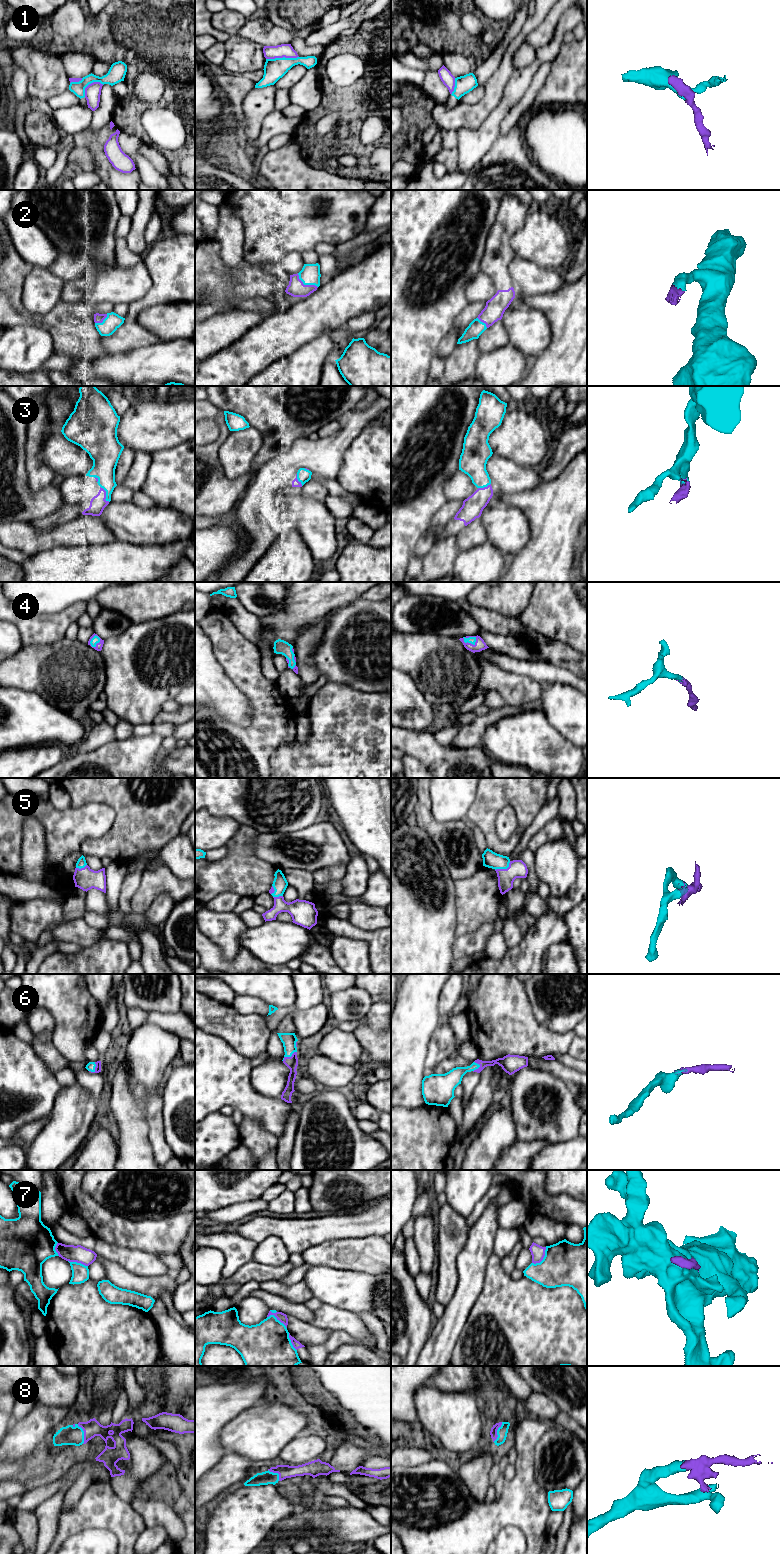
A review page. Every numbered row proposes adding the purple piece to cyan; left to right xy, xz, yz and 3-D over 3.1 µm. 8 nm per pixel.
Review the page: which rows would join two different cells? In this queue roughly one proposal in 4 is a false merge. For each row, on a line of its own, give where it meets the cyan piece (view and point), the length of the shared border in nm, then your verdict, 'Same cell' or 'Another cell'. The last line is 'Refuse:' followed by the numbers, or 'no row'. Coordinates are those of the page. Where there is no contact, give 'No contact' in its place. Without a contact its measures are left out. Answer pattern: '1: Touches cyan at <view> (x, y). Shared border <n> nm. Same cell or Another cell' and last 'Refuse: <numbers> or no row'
1: Touches cyan at xz (283, 57). Shared border 260 nm. Another cell
2: Touches cyan at xz (305, 284). Shared border 200 nm. Same cell
3: Touches cyan at xy (106, 495). Shared border 150 nm. Same cell
4: Touches cyan at yz (468, 642). Shared border 120 nm. Same cell
5: Touches cyan at yz (504, 868). Shared border 150 nm. Same cell
6: Touches cyan at xz (289, 1056). Shared border 140 nm. Same cell
7: Touches cyan at xz (278, 1320). Shared border 200 nm. Another cell
8: Touches cyan at xy (83, 1434). Shared border 170 nm. Same cell
Refuse: 1, 7

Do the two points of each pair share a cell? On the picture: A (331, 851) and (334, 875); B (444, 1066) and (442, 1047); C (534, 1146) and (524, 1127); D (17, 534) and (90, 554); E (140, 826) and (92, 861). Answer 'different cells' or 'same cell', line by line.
A: different cells
B: different cells
C: different cells
D: different cells
E: different cells

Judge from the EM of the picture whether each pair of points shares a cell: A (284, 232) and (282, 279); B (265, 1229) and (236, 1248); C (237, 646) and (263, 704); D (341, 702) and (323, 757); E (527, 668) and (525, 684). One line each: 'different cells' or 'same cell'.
A: different cells
B: different cells
C: same cell
D: same cell
E: different cells

